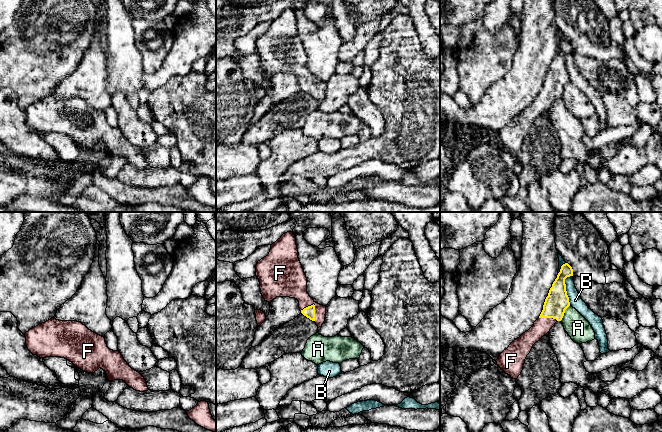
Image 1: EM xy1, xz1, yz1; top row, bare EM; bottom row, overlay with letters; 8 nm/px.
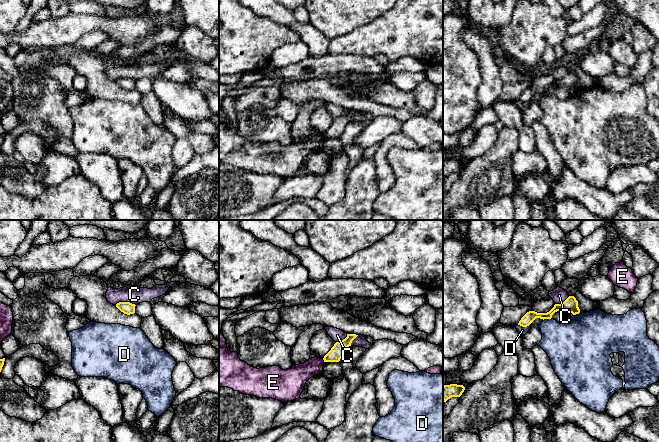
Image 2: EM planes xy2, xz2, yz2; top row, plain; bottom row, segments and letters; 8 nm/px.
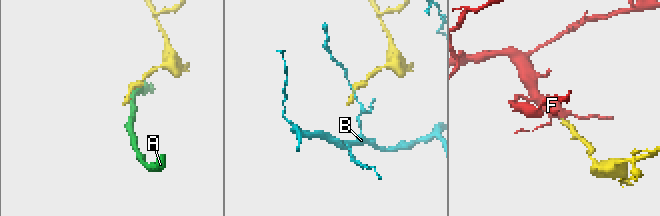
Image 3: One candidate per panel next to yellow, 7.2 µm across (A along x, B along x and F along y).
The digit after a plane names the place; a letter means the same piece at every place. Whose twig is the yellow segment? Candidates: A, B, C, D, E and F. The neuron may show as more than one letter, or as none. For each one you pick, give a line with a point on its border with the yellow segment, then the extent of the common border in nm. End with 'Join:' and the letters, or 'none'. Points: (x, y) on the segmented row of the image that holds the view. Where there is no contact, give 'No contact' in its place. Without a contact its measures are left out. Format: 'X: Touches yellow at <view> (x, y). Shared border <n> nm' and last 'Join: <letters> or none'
F: Touches yellow at xz1 (314, 312). Shared border 150 nm
Join: F

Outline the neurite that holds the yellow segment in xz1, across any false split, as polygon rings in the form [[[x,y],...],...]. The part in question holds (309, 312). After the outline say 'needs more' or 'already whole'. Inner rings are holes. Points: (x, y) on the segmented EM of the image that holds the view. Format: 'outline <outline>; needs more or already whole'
outline [[[287,232],[271,245],[269,254],[258,261],[256,276],[265,301],[290,297],[299,301],[301,313],[319,327],[325,321],[326,306],[316,303],[307,293],[307,278],[298,258],[296,238]]]; needs more

